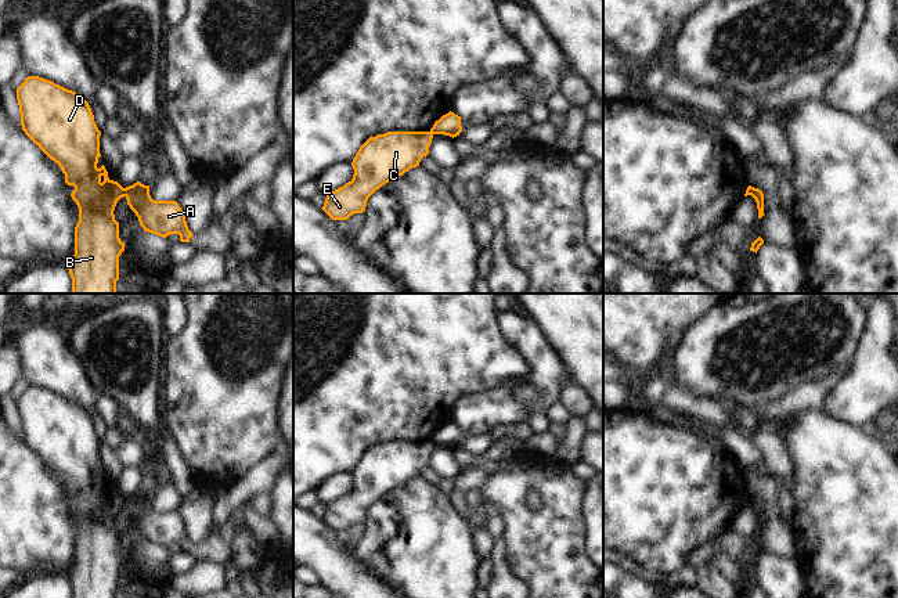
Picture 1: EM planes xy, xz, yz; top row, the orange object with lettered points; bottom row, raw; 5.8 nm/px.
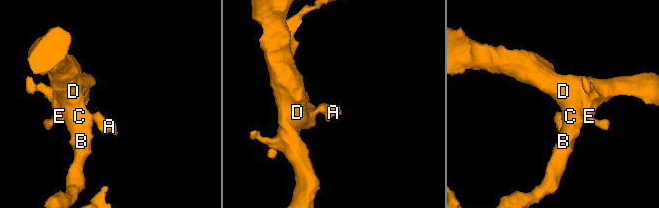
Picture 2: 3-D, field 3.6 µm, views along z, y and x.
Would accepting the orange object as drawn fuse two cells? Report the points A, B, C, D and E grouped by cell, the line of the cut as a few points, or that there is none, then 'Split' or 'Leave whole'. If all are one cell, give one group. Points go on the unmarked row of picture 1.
Groups: A / B C D E. Split along xy (122, 499), (125, 505). Split

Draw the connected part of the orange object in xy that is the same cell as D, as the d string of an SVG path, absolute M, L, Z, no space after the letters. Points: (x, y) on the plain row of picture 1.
M39 386L25 389L17 399L17 410L22 440L61 478L65 493L75 497L71 507L79 518L79 532L75 537L75 565L66 574L72 598L116 598L125 552L119 548L113 520L125 502L118 491L108 487L104 475L97 478L101 442L89 413L75 401Z

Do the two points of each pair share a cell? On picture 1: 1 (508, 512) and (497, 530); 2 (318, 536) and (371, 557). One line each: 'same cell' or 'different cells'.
1: different cells
2: different cells

